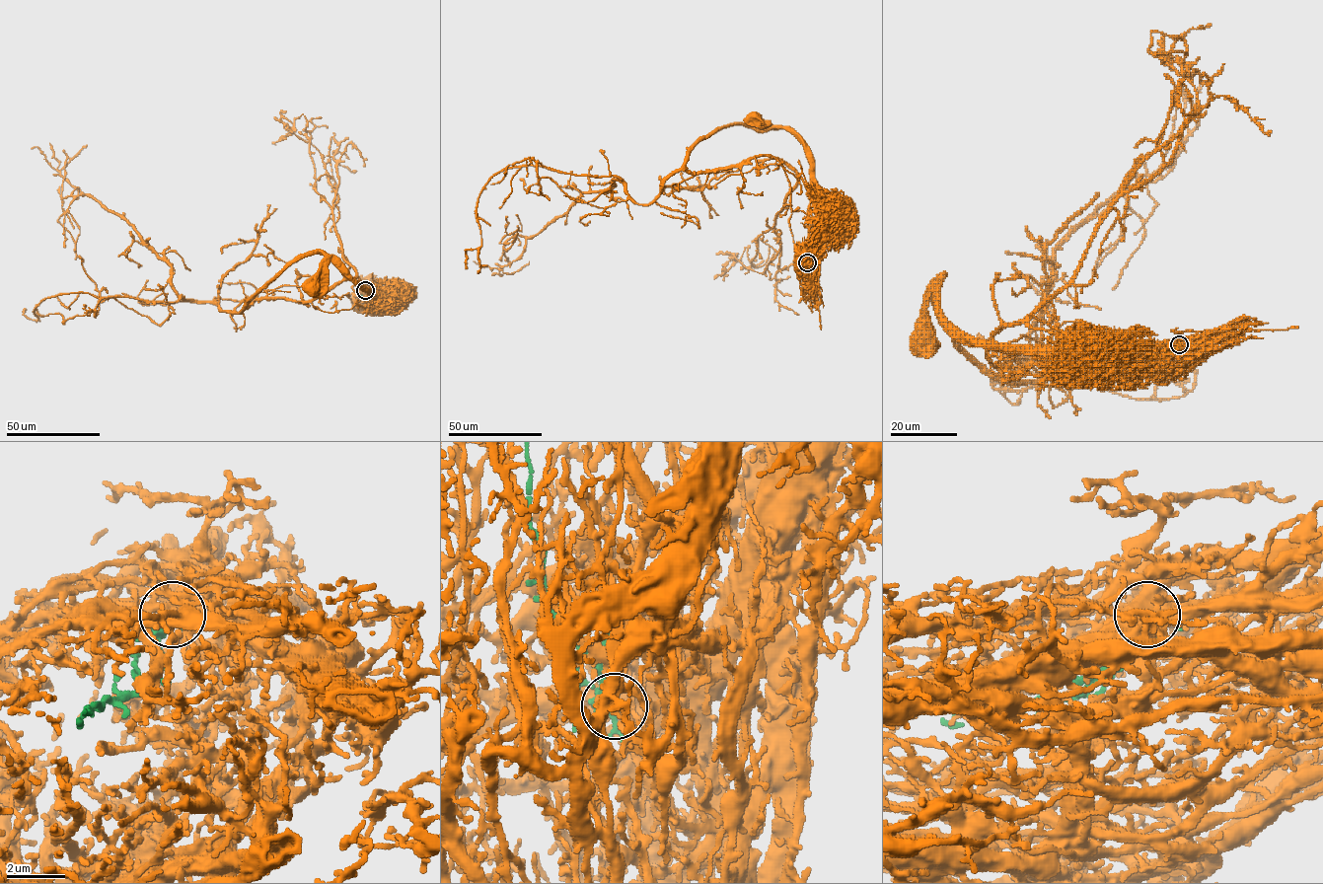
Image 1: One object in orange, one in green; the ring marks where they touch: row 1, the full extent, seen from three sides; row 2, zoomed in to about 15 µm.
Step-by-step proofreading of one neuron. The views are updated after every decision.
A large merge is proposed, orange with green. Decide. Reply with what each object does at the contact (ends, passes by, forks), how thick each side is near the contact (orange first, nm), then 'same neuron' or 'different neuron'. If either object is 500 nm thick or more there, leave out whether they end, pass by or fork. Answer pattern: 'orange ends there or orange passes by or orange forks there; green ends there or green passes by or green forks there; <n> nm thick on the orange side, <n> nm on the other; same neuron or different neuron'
orange forks there; green forks there; 460 nm thick on the orange side, 280 nm on the other; same neuron

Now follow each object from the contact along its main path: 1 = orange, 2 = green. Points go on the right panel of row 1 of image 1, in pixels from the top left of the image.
1: (1179, 344), (1108, 367), (1062, 365), (1033, 350), (974, 340), (943, 315), (933, 284), (921, 339)
2: (1179, 344), (1165, 355), (1144, 354)

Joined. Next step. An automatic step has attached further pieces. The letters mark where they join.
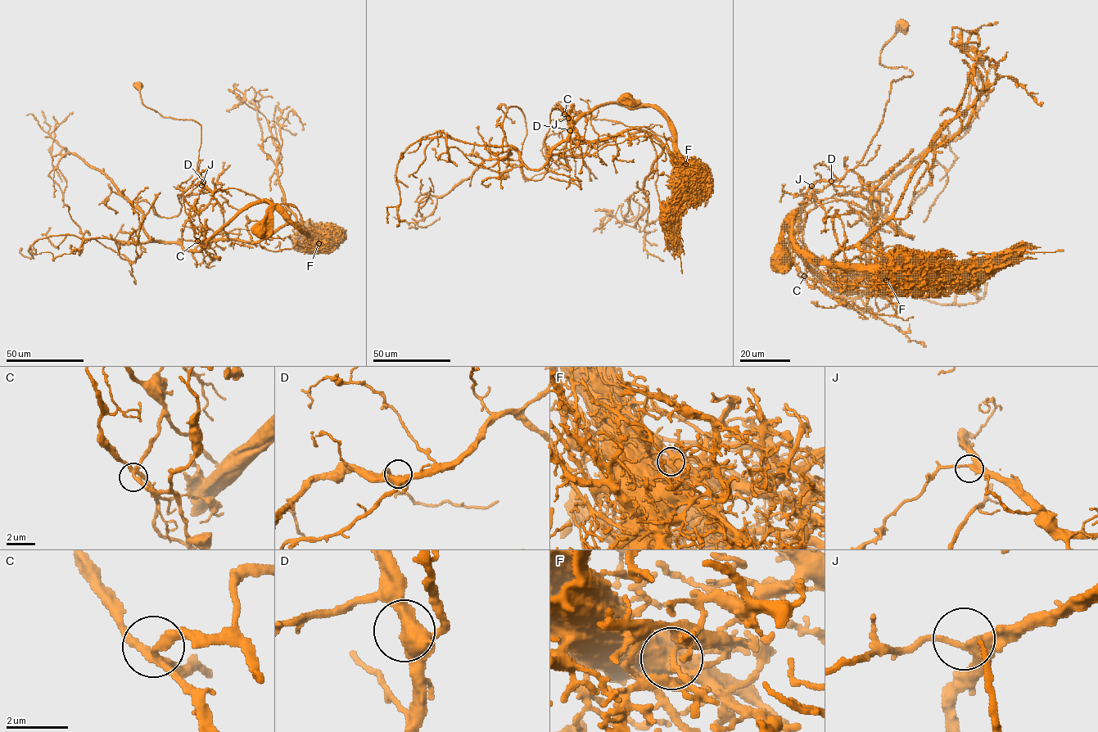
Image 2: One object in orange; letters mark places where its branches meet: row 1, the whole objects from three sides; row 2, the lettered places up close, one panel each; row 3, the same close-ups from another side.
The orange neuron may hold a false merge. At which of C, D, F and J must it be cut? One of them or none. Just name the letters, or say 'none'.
F

